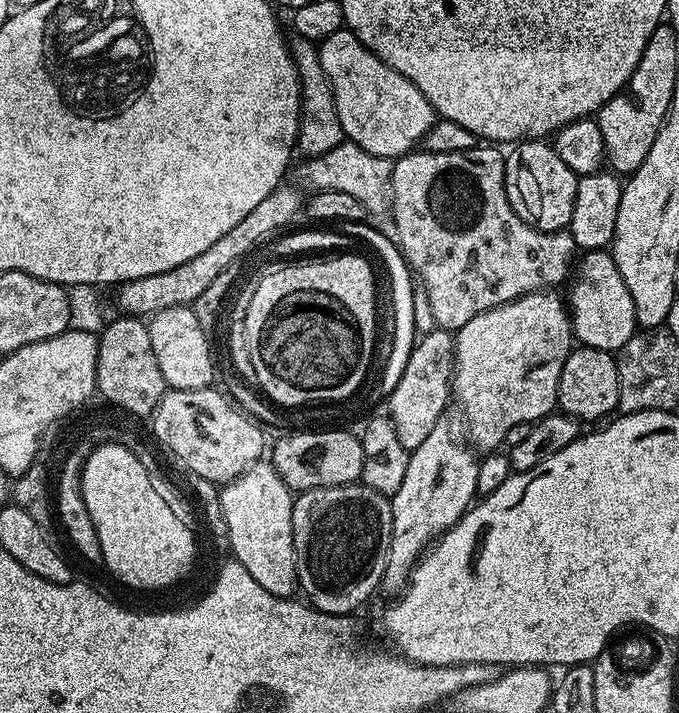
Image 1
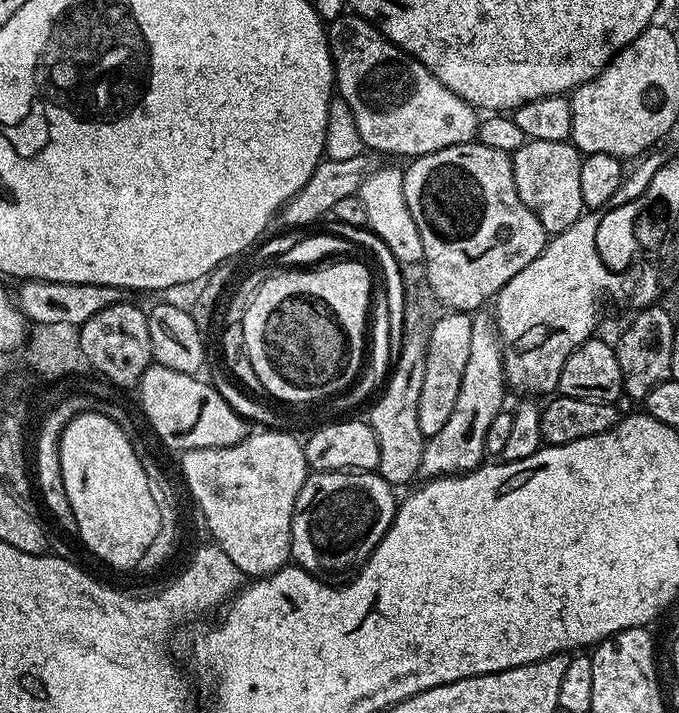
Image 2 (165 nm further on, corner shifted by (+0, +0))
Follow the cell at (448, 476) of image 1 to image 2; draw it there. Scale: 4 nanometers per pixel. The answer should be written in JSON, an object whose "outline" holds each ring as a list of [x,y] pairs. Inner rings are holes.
{"outline":[[[477,310],[471,313],[470,355],[466,361],[466,371],[462,373],[462,386],[458,399],[454,402],[454,414],[443,424],[438,434],[427,437],[422,450],[420,476],[458,476],[462,472],[473,472],[486,460],[486,434],[490,422],[505,411],[504,392],[504,349],[500,346],[500,331],[496,329],[496,318],[491,311]]]}

